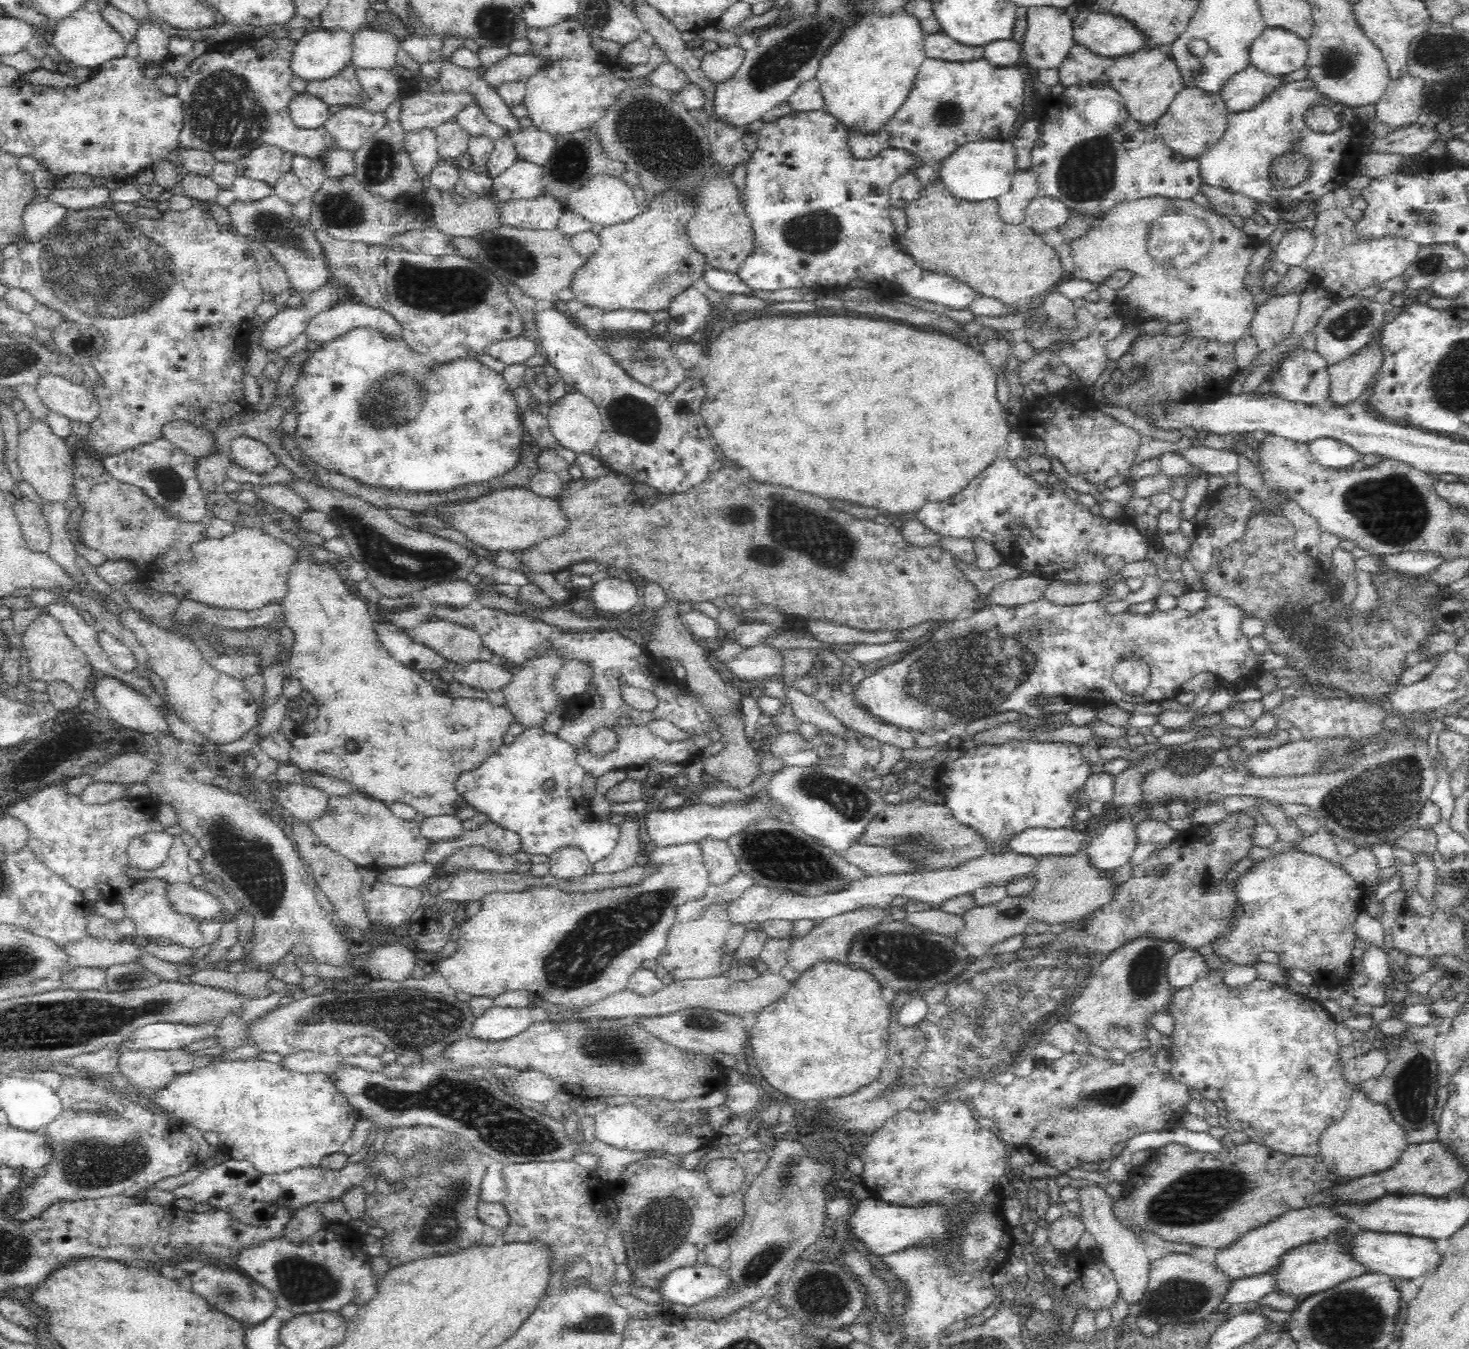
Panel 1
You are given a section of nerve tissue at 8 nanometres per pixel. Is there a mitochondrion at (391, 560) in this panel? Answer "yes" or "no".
yes

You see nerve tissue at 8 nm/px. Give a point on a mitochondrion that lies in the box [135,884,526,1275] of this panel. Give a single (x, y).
(411, 1023)

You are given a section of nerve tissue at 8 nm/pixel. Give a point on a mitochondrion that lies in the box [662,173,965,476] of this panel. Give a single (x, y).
(804, 233)

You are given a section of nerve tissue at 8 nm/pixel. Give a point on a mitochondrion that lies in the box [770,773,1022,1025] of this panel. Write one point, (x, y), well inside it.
(908, 956)

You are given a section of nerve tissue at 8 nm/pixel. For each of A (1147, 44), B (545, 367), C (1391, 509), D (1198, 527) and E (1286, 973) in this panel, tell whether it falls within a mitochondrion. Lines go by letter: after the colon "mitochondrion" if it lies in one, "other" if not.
A: other
B: other
C: mitochondrion
D: other
E: other

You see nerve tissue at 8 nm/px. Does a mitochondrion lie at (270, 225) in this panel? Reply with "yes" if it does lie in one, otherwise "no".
yes

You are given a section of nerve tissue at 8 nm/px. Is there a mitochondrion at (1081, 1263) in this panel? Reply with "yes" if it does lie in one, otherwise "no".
no

